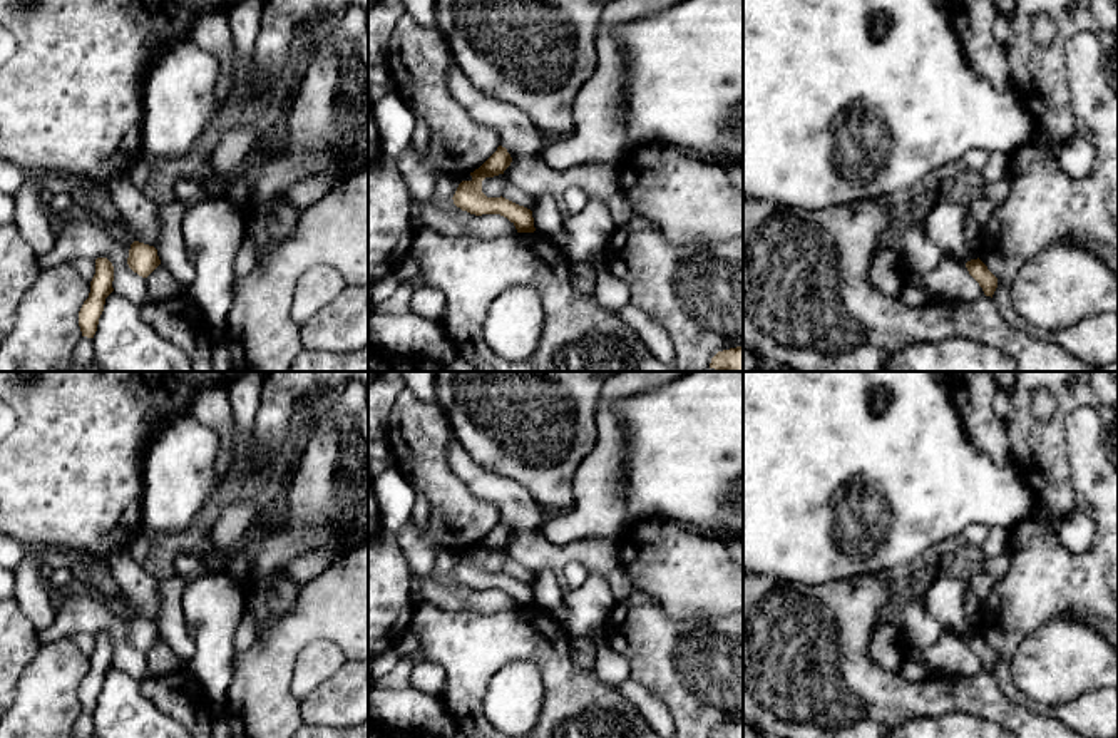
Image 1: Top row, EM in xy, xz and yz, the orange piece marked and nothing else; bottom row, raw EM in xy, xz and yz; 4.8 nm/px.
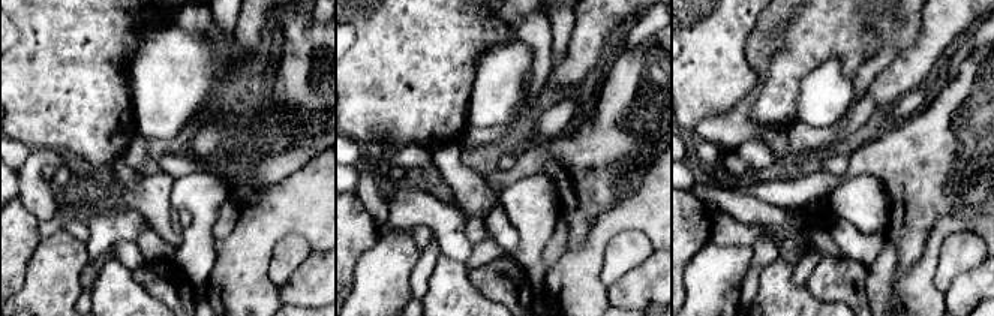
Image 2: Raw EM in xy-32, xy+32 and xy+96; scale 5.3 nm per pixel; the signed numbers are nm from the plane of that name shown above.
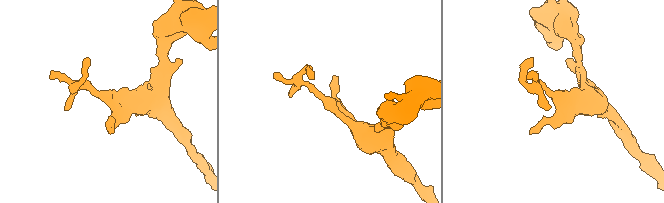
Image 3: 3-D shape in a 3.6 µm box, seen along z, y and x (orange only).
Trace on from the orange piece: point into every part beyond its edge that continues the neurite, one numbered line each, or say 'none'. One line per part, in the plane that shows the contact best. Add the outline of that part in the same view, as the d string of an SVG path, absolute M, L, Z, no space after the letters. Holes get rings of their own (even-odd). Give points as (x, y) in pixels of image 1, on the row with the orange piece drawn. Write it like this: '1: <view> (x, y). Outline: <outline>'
none

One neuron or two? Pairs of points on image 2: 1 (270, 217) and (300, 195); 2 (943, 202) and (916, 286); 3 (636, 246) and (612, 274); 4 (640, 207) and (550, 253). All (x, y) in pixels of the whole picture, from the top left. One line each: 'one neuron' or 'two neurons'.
1: one neuron
2: two neurons
3: one neuron
4: two neurons

